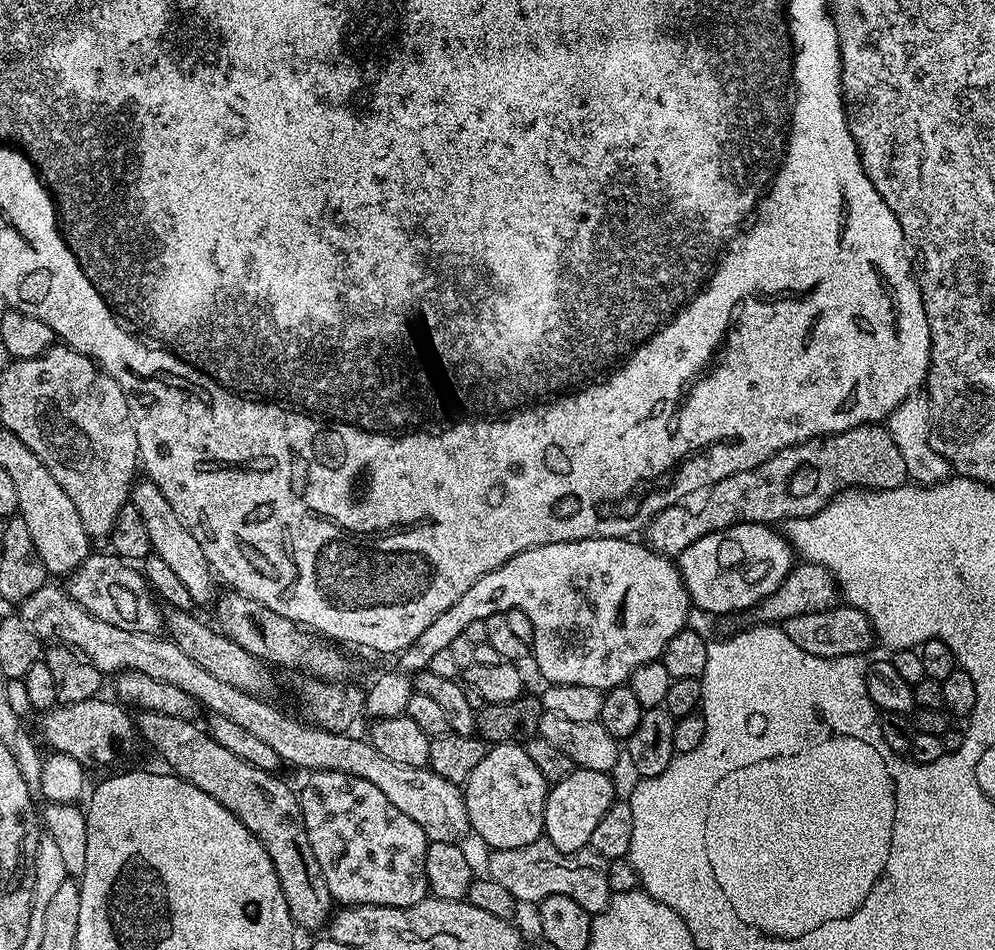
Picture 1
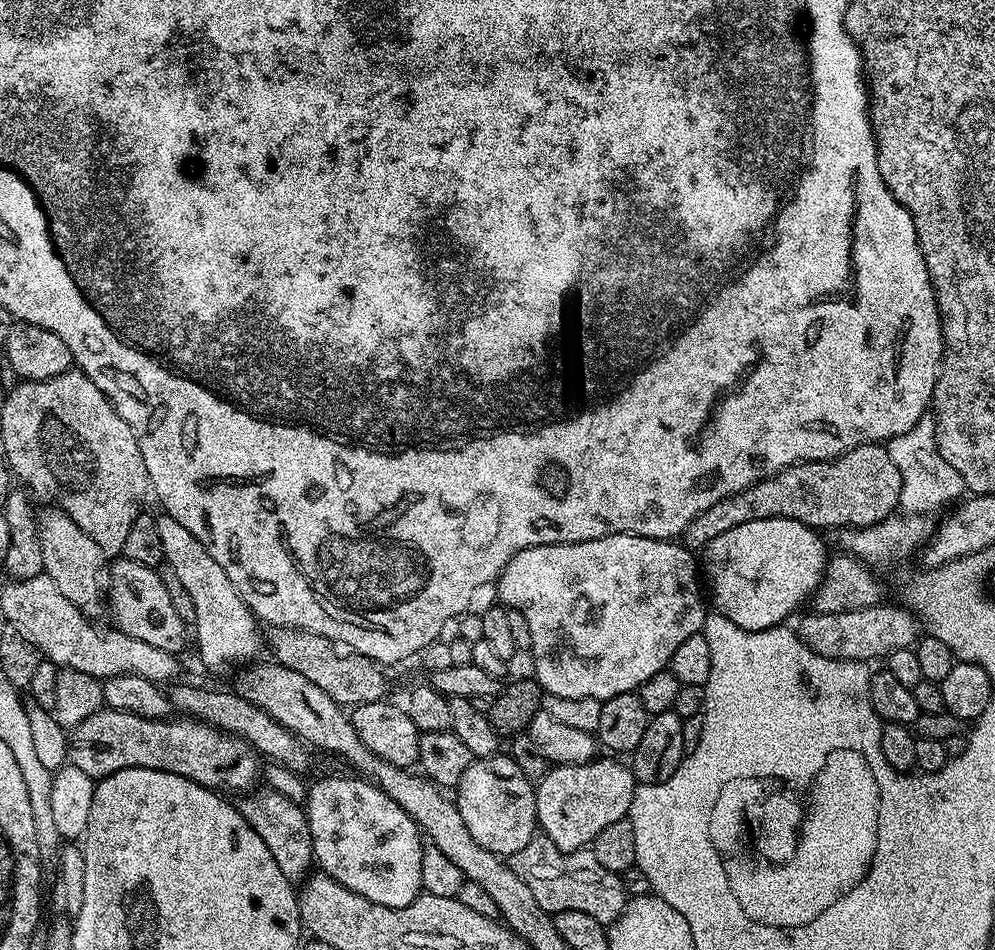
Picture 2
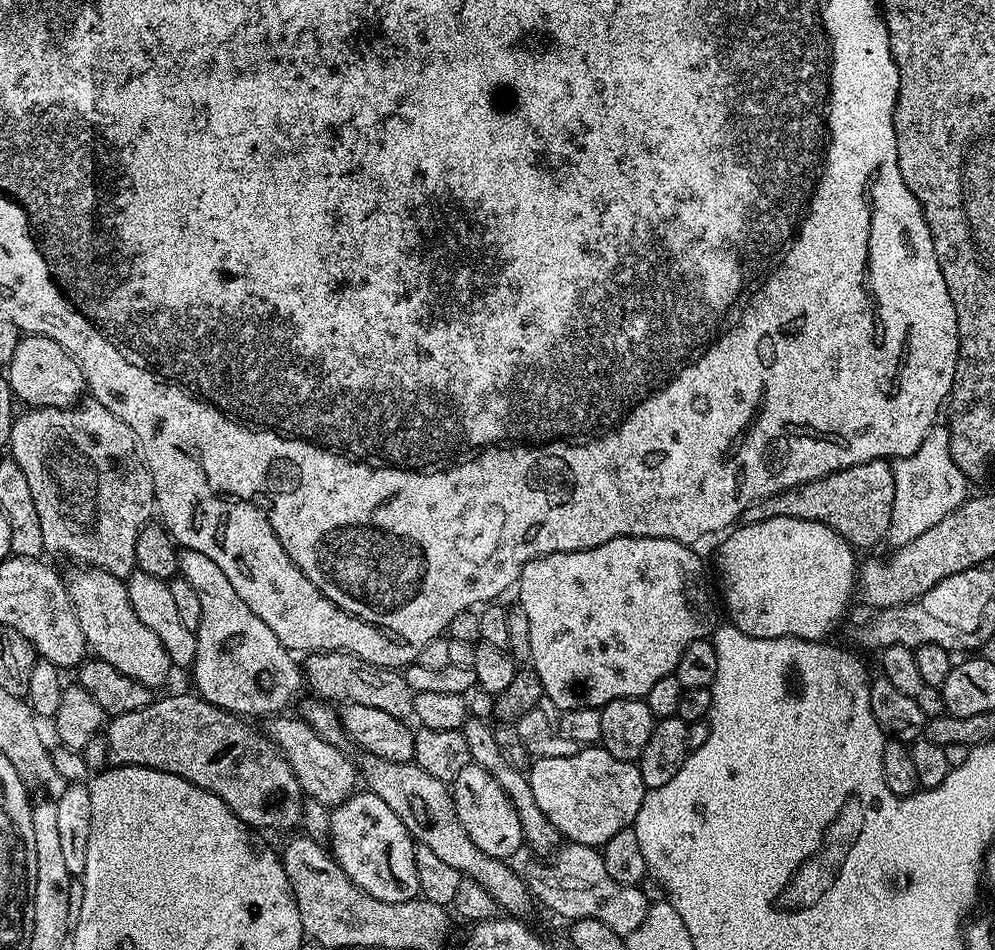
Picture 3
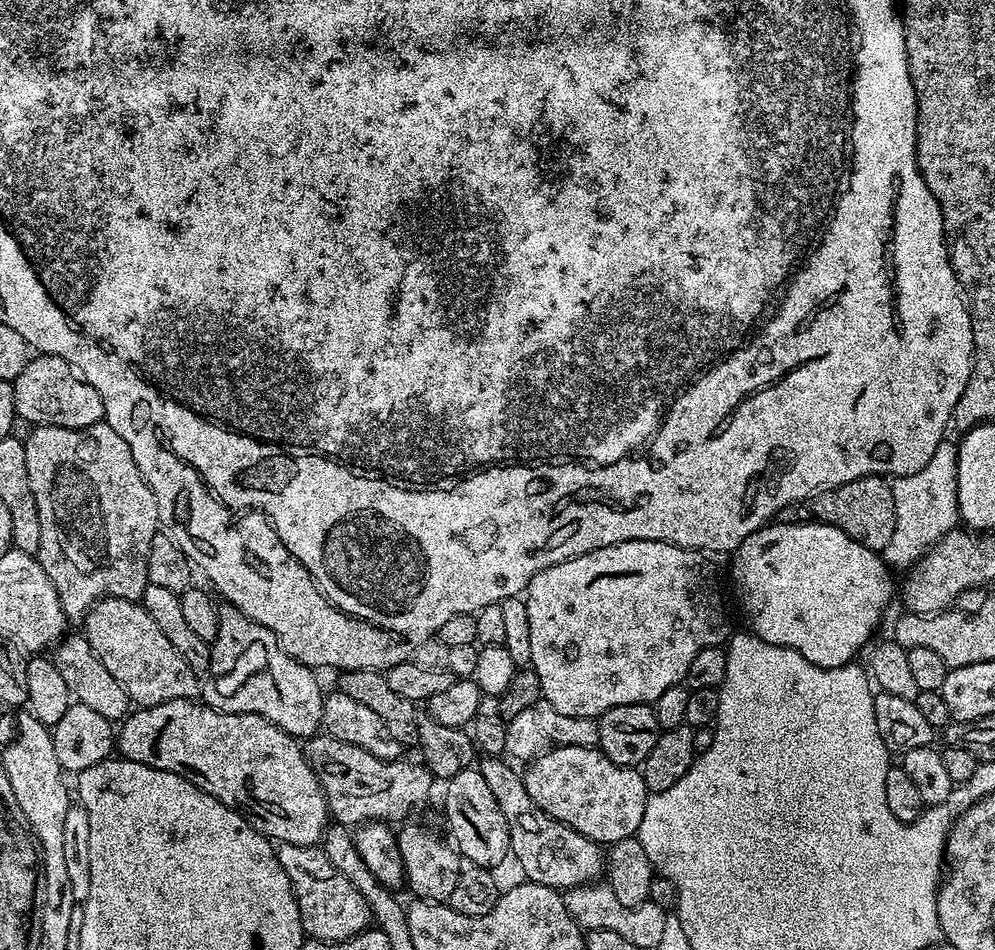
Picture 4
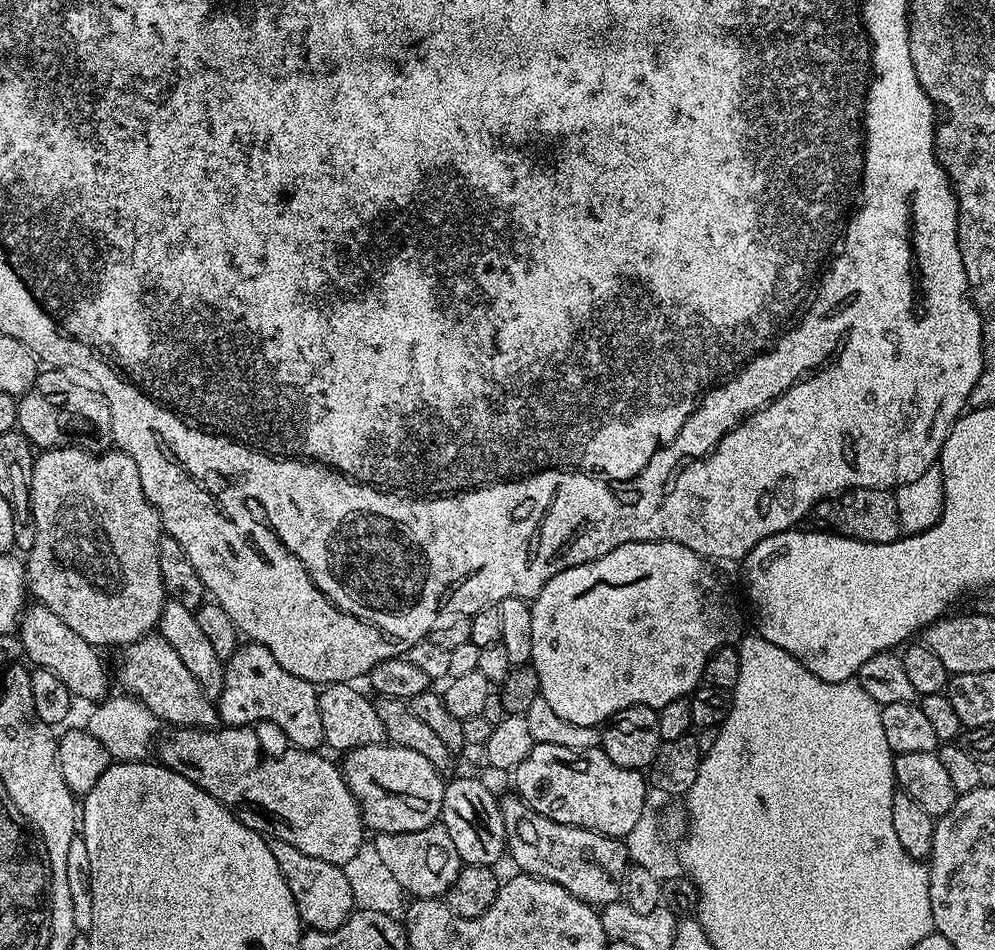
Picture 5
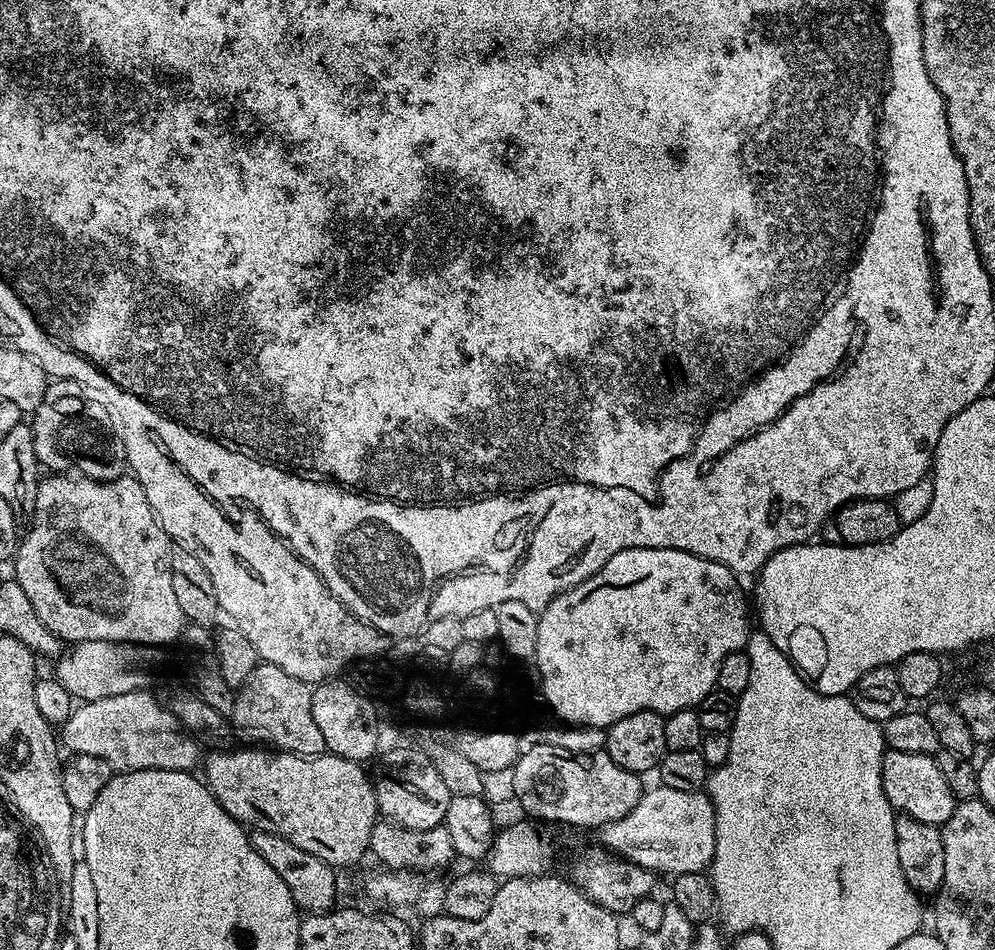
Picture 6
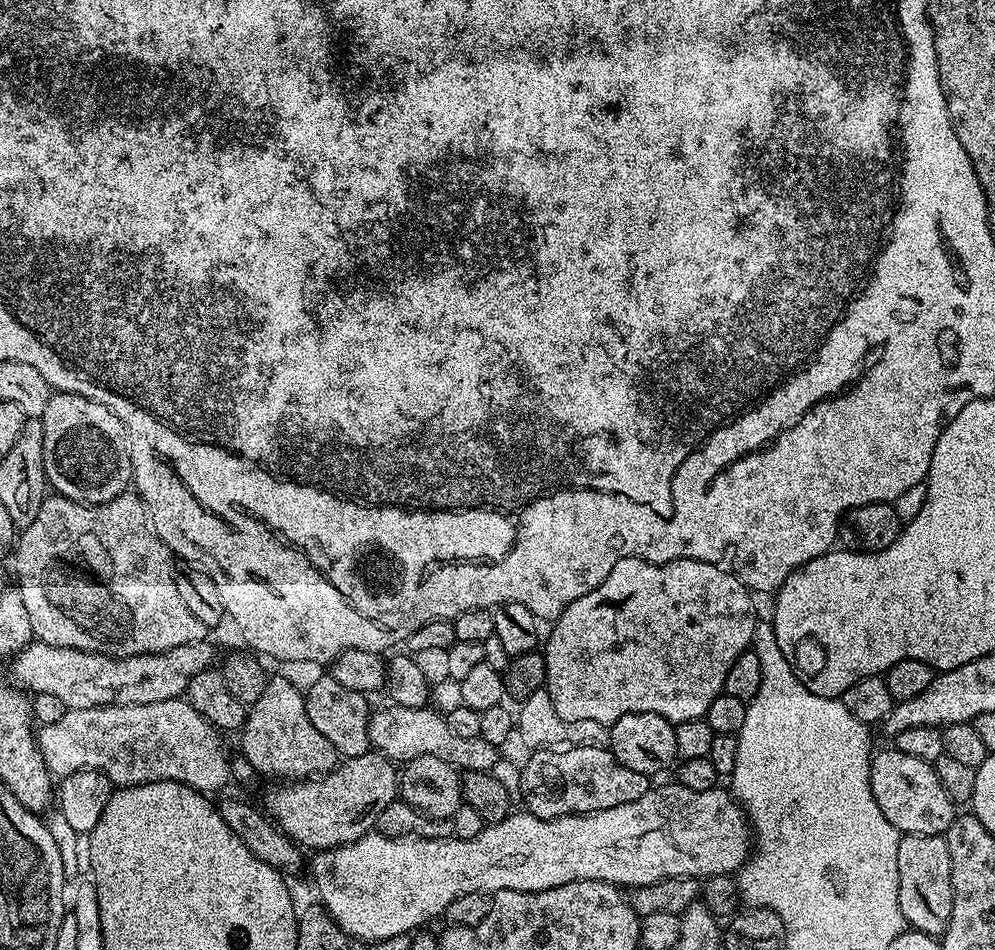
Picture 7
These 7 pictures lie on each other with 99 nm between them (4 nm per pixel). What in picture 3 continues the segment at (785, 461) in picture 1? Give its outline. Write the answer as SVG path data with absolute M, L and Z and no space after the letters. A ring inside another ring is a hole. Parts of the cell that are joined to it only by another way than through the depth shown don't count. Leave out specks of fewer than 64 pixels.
M871 460L862 462L858 466L850 466L838 470L829 476L811 480L808 484L800 484L797 488L790 488L786 492L779 492L777 496L768 496L756 504L751 504L744 511L742 520L746 524L757 524L770 518L802 518L810 522L822 522L830 526L853 549L872 548L879 540L883 541L890 530L891 510L894 507L894 474L892 464L887 460Z

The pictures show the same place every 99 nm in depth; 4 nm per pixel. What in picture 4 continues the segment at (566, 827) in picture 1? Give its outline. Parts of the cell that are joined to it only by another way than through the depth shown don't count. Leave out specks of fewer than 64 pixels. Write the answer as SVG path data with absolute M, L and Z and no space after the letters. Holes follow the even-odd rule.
M552 746L523 769L526 794L538 802L550 818L578 830L601 846L622 842L640 831L642 814L650 795L643 771L610 762L599 747Z

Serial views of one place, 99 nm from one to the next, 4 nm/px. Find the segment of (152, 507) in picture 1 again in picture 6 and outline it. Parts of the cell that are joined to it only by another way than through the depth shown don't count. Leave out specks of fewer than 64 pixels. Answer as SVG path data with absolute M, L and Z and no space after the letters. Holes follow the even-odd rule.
M261 662L236 692L230 717L235 739L248 746L267 746L278 752L293 752L295 756L325 755L322 733L318 726L314 726L314 714L310 714L311 701L312 688L309 685L294 679L278 666Z

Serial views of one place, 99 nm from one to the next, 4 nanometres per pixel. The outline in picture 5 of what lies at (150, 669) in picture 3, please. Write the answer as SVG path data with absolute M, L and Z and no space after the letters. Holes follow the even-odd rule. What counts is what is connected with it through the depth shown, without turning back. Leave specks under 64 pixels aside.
M158 634L138 638L123 649L124 661L120 664L120 684L125 693L131 694L152 711L157 720L168 726L183 728L215 729L218 708L202 694L202 686L194 682L194 674L186 670L174 646Z

